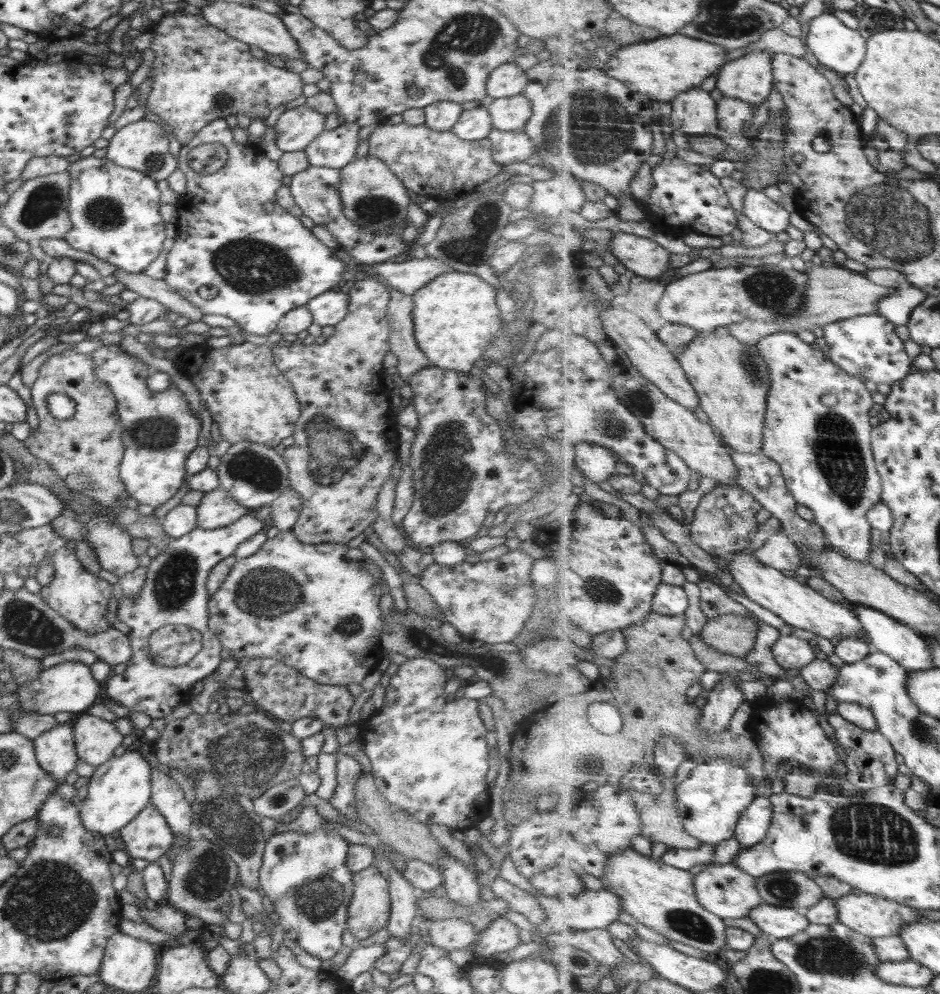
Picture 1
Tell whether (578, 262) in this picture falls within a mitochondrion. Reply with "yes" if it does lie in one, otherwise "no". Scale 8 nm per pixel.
no

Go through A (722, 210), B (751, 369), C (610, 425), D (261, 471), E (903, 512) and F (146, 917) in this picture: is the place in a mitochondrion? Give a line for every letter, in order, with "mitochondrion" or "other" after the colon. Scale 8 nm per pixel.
A: other
B: mitochondrion
C: mitochondrion
D: mitochondrion
E: other
F: other

